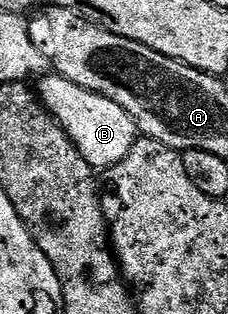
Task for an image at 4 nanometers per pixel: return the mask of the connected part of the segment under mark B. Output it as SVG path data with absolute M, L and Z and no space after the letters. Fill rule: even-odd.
M43 75L38 78L37 92L44 105L59 118L67 134L75 142L84 159L96 171L111 169L135 145L137 130L135 121L113 99L105 99L105 95L89 91L68 77L58 75ZM52 76L52 77L51 77ZM39 84L39 85L38 85Z

